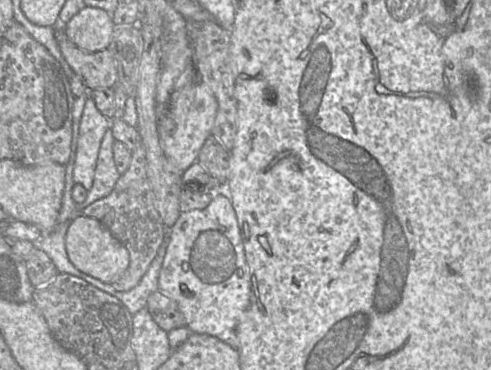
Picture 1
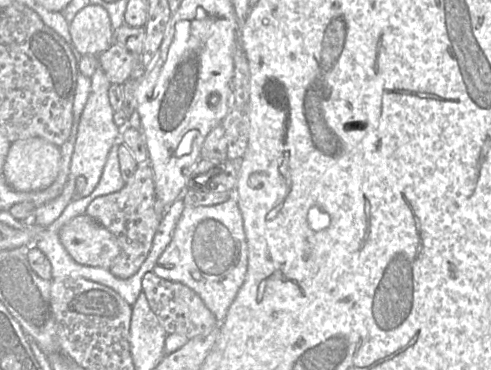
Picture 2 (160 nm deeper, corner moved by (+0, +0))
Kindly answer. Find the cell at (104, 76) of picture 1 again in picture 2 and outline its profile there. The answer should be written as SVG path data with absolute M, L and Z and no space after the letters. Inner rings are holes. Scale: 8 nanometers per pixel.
M113 43L98 58L98 66L105 72L110 83L123 85L139 73L139 56L134 55L124 47Z

